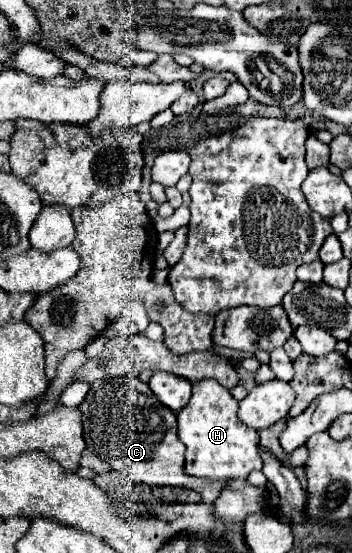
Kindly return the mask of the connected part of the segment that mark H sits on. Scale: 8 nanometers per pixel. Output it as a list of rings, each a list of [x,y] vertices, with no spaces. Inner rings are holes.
[[[204,378],[192,384],[192,398],[178,412],[178,438],[186,446],[186,472],[190,476],[230,480],[248,478],[252,470],[262,470],[258,432],[240,422],[236,412],[238,400],[216,380]]]

